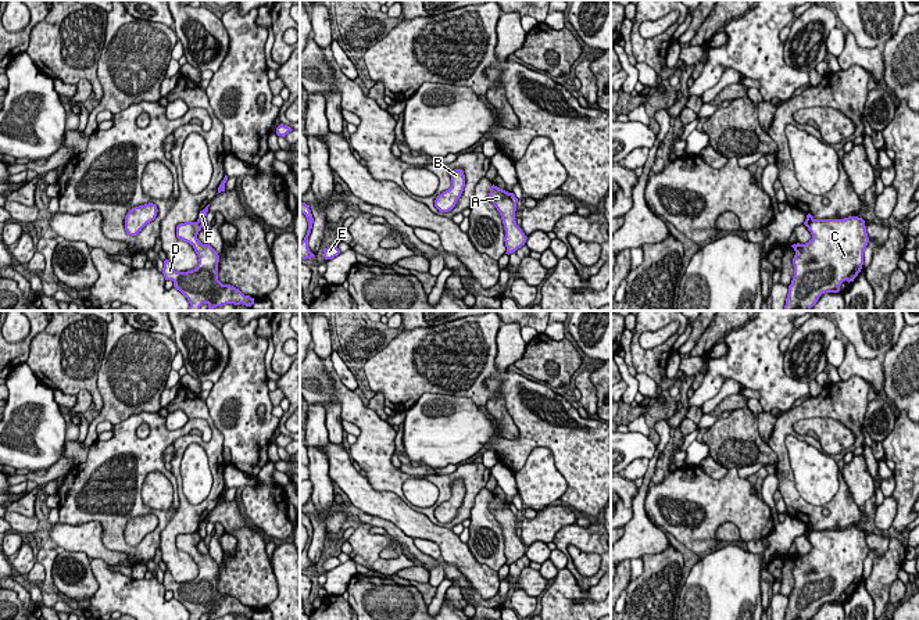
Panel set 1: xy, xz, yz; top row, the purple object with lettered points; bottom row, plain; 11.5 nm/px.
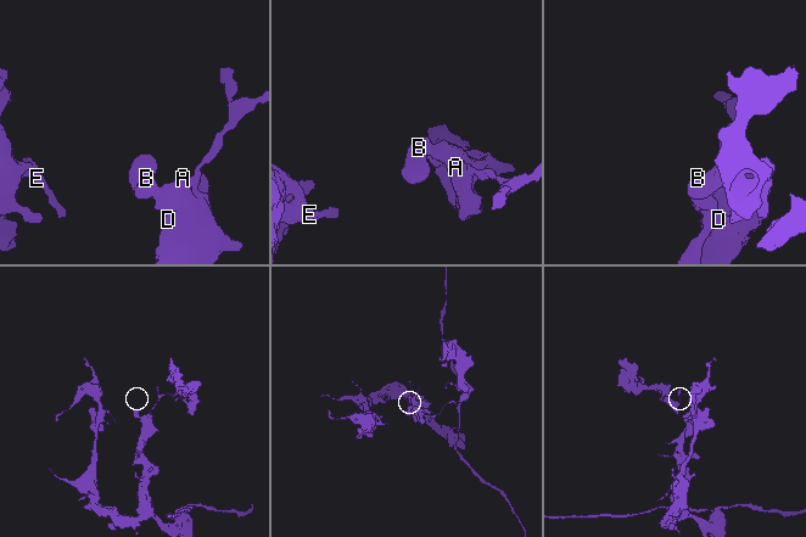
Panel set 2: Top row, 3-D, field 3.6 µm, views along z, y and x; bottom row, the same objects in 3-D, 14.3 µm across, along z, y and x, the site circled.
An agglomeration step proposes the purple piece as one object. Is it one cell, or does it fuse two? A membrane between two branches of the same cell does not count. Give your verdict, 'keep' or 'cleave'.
cleave

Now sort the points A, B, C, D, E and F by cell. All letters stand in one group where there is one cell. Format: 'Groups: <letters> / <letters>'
Groups: A B C D E / F

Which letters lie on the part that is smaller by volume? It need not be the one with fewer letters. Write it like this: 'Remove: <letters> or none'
Remove: F

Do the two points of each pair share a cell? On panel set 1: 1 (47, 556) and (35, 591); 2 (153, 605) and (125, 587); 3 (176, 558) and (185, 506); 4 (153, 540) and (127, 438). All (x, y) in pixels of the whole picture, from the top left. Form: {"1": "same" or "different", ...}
{"1": "different", "2": "same", "3": "same", "4": "same"}

